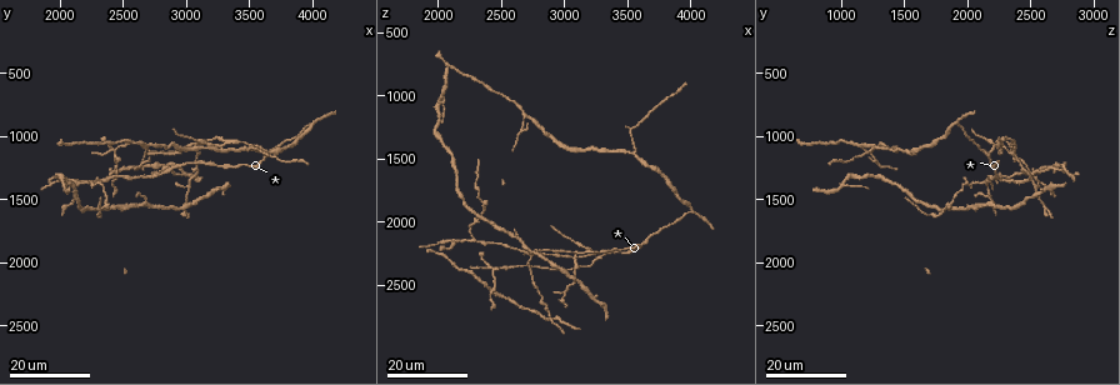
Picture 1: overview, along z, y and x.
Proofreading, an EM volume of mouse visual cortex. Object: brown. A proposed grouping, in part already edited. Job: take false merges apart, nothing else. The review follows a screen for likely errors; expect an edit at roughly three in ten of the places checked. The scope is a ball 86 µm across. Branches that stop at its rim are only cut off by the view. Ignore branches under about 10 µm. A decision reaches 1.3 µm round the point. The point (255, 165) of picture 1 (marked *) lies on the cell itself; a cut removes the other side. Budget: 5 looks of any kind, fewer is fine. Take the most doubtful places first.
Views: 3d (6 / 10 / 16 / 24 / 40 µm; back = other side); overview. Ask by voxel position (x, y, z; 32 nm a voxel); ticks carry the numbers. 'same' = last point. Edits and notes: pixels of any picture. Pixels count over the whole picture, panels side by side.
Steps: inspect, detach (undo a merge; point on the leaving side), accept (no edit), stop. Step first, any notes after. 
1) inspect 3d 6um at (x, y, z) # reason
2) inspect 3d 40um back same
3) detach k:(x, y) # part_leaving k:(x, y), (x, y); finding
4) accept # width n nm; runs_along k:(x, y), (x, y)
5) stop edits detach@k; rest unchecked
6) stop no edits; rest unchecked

inspect 3d 16um at (2260, 1380, 2120) # three-way junction

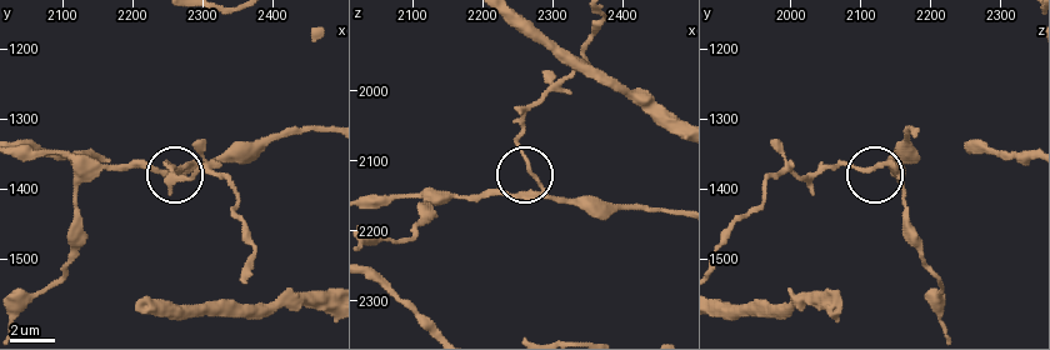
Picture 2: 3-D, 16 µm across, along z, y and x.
inspect 3d 10um at (2280, 1365, 2130)

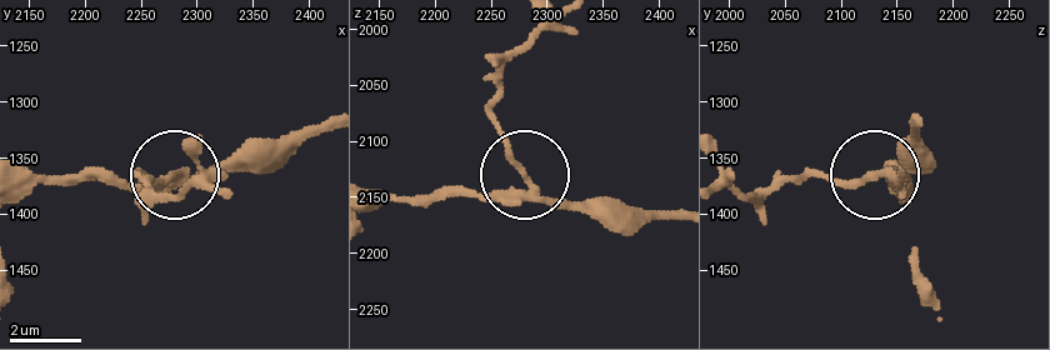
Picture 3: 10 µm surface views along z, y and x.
detach 3:(156, 185) # part_leaving 3:(181, 178), (145, 178), (173, 196), (208, 186); two cells meet here

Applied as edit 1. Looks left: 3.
inspect 3d 16um at (2740, 1320, 2260) # looks like a crossing

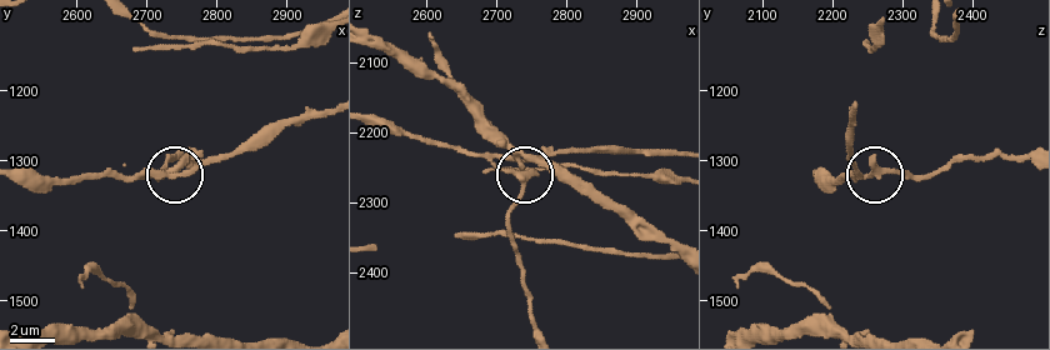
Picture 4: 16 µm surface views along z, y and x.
inspect 3d 10um at (2720, 1315, 2255)

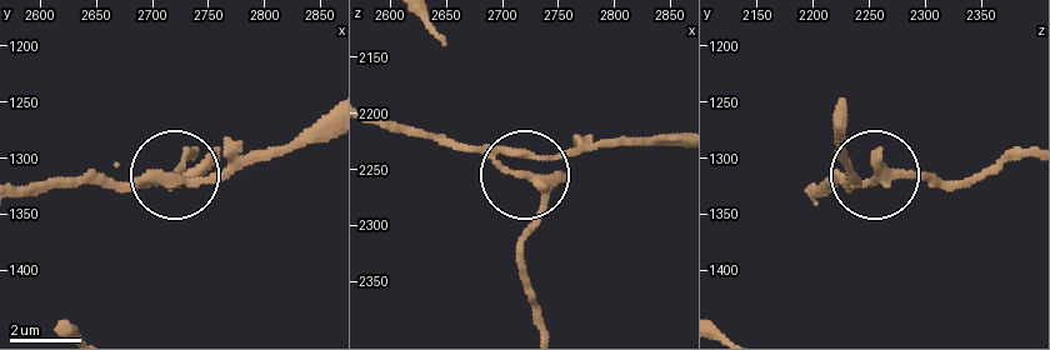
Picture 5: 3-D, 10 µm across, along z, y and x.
detach 5:(538, 185) # two cells meet here

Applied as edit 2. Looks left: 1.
stop edits detach@3, detach@5; rest unchecked

